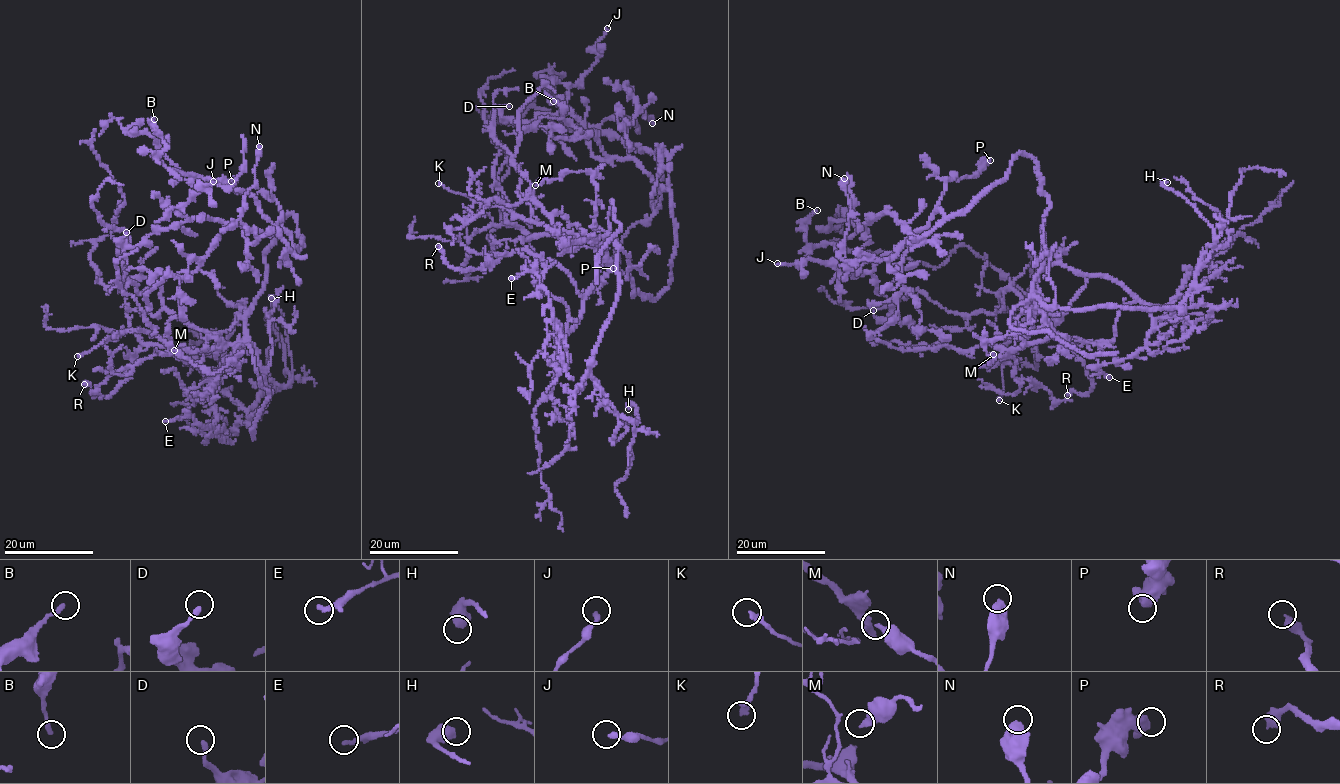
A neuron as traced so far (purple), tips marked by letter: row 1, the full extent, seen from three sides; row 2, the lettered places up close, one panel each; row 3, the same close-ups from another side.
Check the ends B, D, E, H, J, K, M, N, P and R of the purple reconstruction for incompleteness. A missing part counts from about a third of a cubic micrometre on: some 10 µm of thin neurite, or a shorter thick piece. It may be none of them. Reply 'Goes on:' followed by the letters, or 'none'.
Goes on: none

